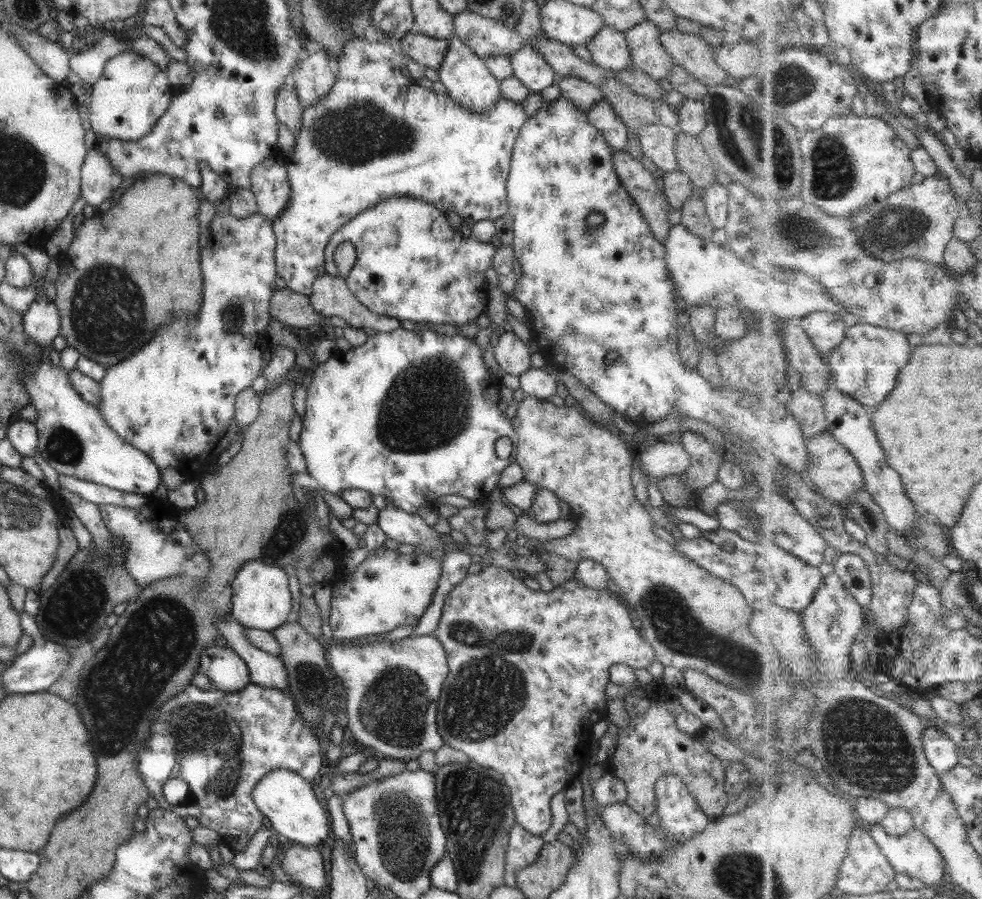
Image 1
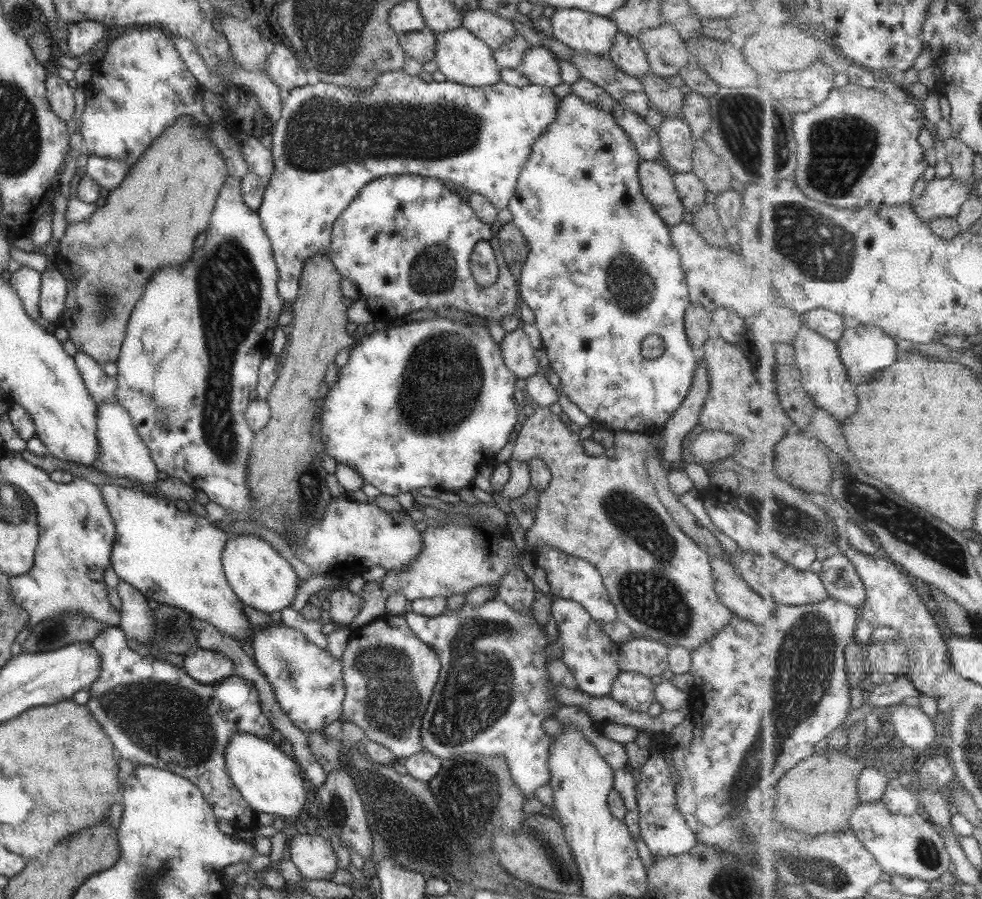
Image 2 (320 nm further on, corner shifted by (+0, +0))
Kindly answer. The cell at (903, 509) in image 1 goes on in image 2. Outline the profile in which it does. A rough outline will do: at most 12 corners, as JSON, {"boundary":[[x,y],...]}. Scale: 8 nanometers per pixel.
{"boundary":[[804,323],[786,355],[817,407],[859,410],[836,342]]}

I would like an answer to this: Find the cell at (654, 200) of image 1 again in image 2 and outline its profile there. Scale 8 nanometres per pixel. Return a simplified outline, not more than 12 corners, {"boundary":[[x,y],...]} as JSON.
{"boundary":[[660,161],[638,164],[641,194],[668,226],[685,211],[672,171]]}

